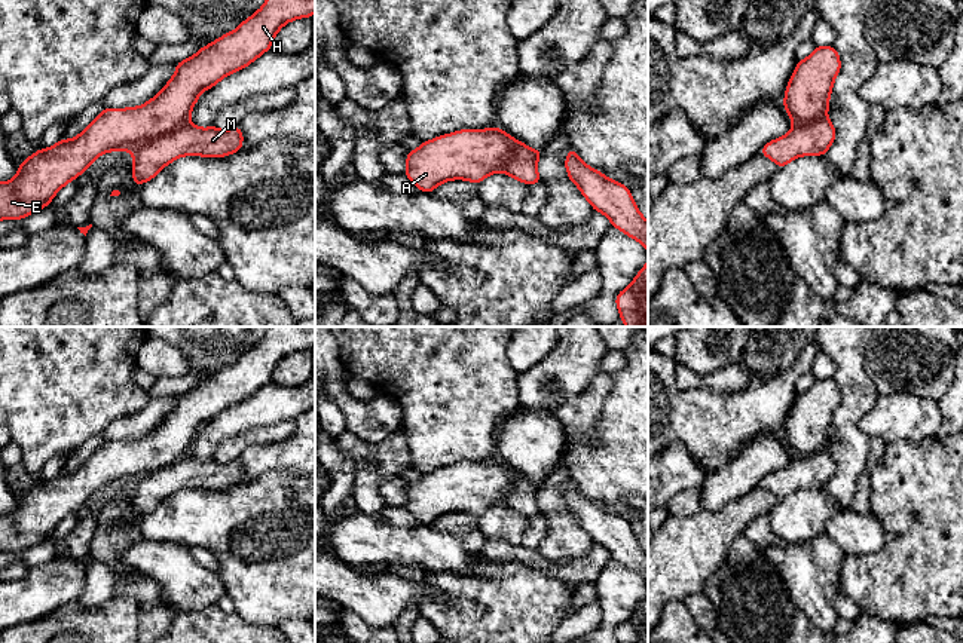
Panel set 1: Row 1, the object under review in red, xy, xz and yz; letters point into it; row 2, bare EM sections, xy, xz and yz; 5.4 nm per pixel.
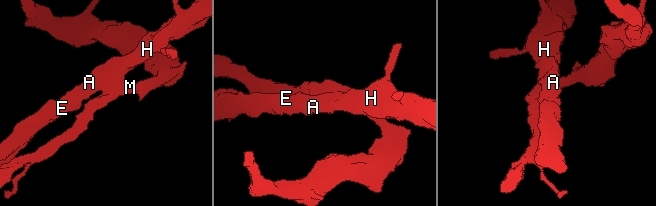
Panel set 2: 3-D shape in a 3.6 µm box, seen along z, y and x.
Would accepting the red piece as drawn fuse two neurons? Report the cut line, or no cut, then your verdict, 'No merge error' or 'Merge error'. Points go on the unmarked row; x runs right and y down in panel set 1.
Split along xy (187, 452), (176, 461), (143, 472), (131, 481). Merge error

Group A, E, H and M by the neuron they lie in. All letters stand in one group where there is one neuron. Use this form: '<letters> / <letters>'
A E H / M

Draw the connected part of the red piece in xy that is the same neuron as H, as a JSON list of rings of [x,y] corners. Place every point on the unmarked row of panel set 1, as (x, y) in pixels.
[[[269,327],[265,337],[233,364],[201,380],[193,389],[177,395],[171,413],[159,426],[140,440],[104,441],[76,471],[59,472],[49,481],[40,481],[18,497],[18,506],[0,515],[0,552],[22,552],[49,539],[54,529],[76,512],[89,497],[107,484],[129,484],[143,474],[162,469],[189,453],[201,426],[226,408],[248,399],[272,382],[276,365],[290,353],[311,350],[315,346],[315,327]]]

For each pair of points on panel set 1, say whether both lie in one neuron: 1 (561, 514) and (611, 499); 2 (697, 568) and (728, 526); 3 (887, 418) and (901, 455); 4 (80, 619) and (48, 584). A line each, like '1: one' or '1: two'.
1: two
2: one
3: two
4: two

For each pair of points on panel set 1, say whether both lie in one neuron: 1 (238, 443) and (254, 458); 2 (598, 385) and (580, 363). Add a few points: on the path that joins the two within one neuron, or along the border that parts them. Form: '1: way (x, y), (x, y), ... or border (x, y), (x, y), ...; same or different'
1: border (278, 441), (248, 446), (238, 458); different
2: border (598, 371), (581, 392), (566, 400); different

